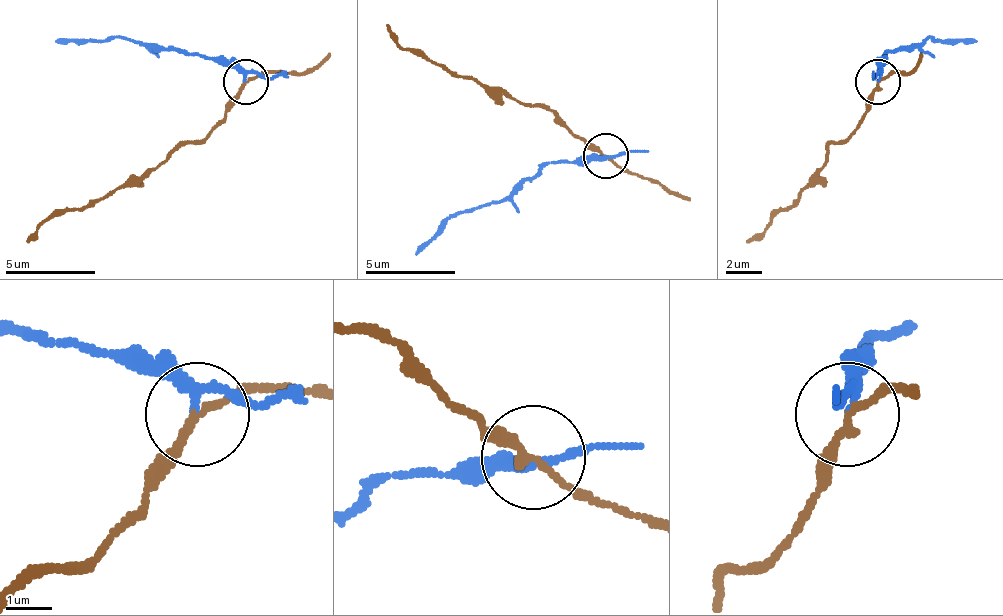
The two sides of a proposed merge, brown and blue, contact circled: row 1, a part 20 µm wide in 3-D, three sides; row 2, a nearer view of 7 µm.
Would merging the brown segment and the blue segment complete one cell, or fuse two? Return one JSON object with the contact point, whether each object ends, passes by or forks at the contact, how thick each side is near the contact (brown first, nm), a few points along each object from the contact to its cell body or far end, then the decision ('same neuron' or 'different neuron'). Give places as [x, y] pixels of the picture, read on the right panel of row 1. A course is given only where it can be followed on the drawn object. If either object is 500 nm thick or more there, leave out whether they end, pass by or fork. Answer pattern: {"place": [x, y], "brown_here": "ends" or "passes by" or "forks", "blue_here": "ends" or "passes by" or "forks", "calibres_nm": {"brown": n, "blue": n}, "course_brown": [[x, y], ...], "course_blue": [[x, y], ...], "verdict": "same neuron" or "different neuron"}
{"place": [877, 82], "brown_here": "passes by", "blue_here": "passes by", "calibres_nm": {"brown": 150, "blue": 180}, "course_brown": [[876, 81], [872, 108], [845, 140], [826, 149], [799, 198], [745, 239]], "course_blue": [[876, 81], [885, 53], [922, 40], [976, 40]], "verdict": "different neuron"}

